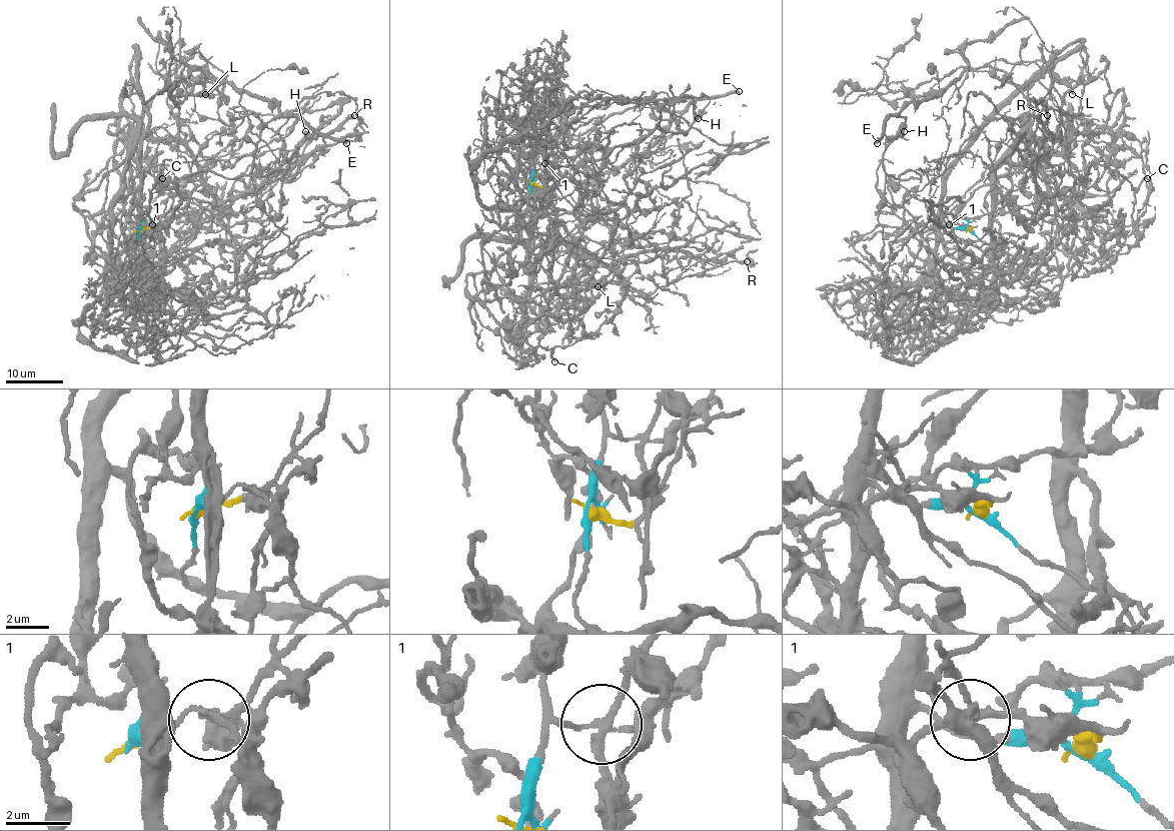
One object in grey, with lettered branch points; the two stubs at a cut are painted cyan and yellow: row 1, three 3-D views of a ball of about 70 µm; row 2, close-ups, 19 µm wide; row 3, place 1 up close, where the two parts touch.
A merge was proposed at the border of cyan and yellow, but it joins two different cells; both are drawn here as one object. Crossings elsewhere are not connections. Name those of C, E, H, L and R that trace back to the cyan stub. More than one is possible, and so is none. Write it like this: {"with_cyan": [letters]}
{"with_cyan": ["C", "L", "R"]}

